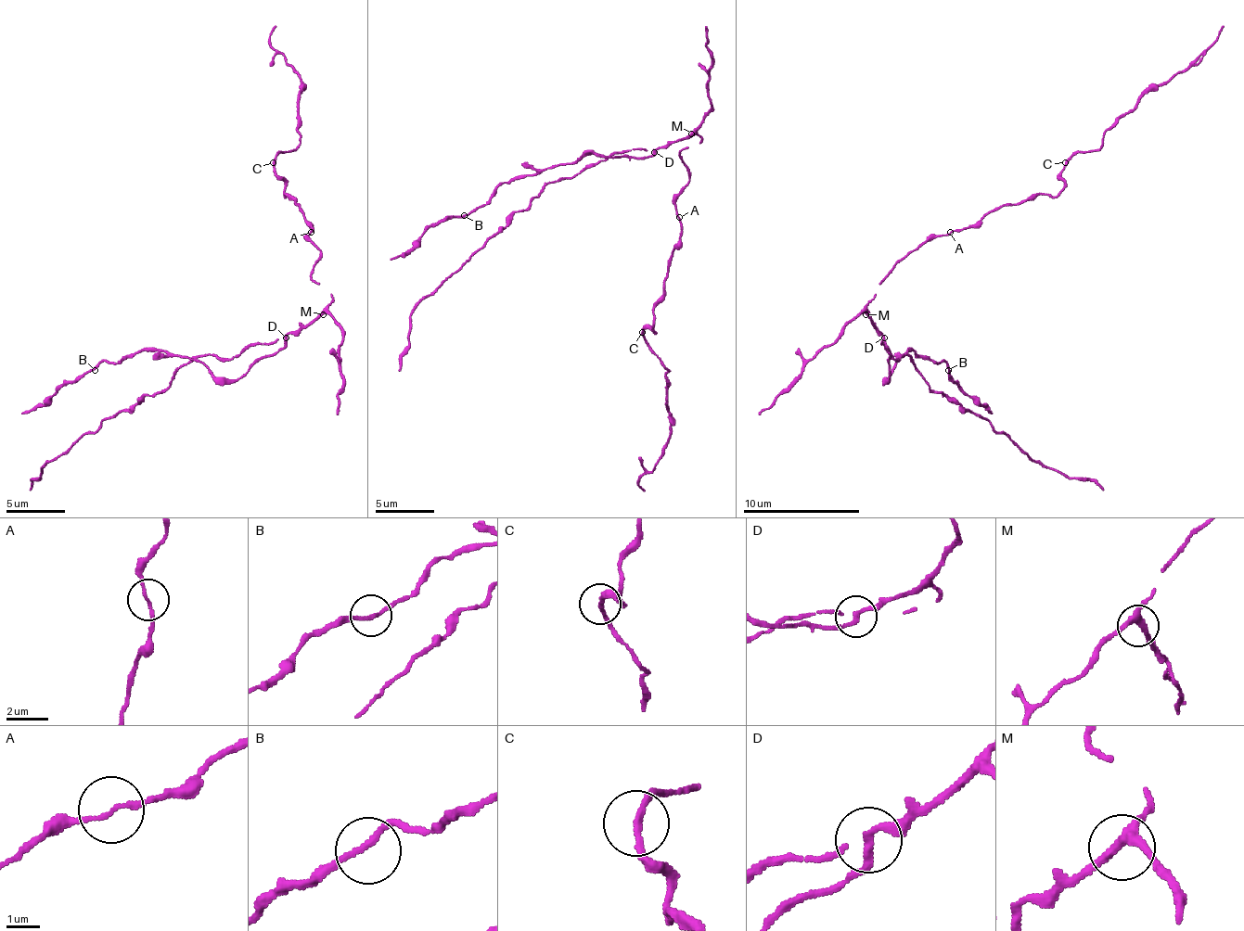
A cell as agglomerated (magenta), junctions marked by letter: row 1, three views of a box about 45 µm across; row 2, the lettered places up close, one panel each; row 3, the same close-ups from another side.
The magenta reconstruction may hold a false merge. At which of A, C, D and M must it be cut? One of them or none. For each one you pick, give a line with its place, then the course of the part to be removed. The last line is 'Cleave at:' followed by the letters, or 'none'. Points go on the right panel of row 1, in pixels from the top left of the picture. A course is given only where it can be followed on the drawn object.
D: Place: (884, 337). Course of the part to remove: (883, 337), (890, 350), (886, 378), (906, 350), (944, 362), (956, 382), (992, 414)
Cleave at: D

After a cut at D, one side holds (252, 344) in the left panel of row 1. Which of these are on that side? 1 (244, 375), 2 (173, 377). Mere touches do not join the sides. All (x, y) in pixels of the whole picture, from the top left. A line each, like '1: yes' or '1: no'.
1: no
2: yes

